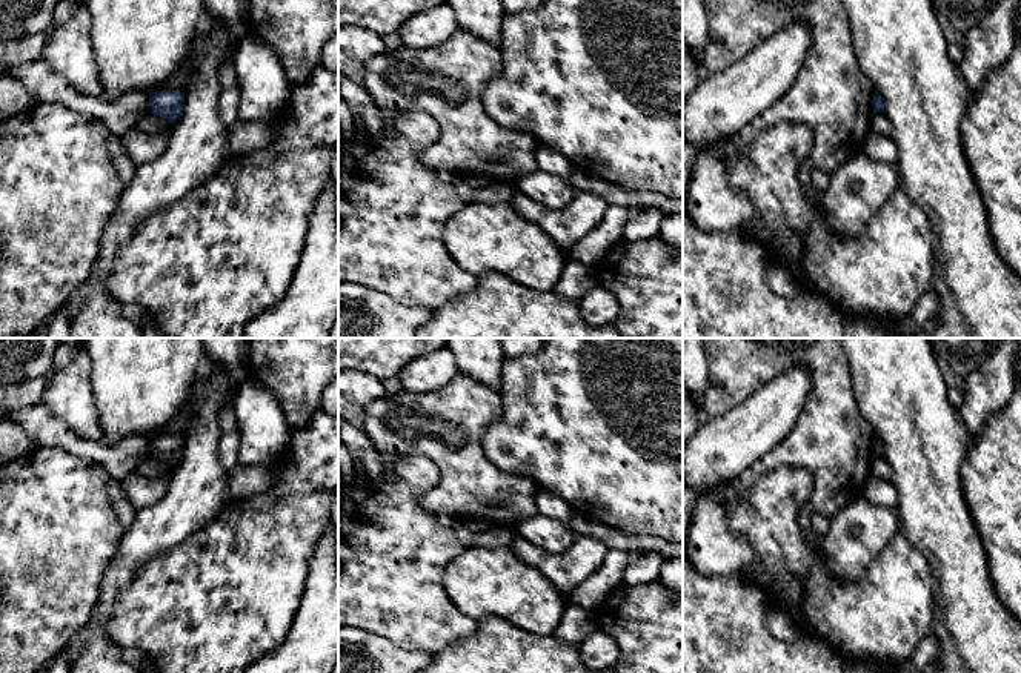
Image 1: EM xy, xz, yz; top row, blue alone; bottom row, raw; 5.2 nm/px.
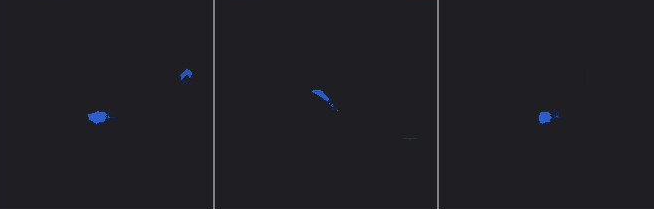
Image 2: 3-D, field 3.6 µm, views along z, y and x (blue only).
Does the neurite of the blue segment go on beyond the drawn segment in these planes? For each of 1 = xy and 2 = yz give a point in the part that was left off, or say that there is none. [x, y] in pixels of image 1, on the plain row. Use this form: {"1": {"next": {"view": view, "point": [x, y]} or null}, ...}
{"1": {"next": null}, "2": {"next": null}}

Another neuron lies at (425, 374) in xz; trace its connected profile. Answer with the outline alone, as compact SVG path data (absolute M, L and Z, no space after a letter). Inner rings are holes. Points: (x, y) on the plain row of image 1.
M447 347L409 361L398 373L401 389L411 393L429 393L451 383L460 369Z

